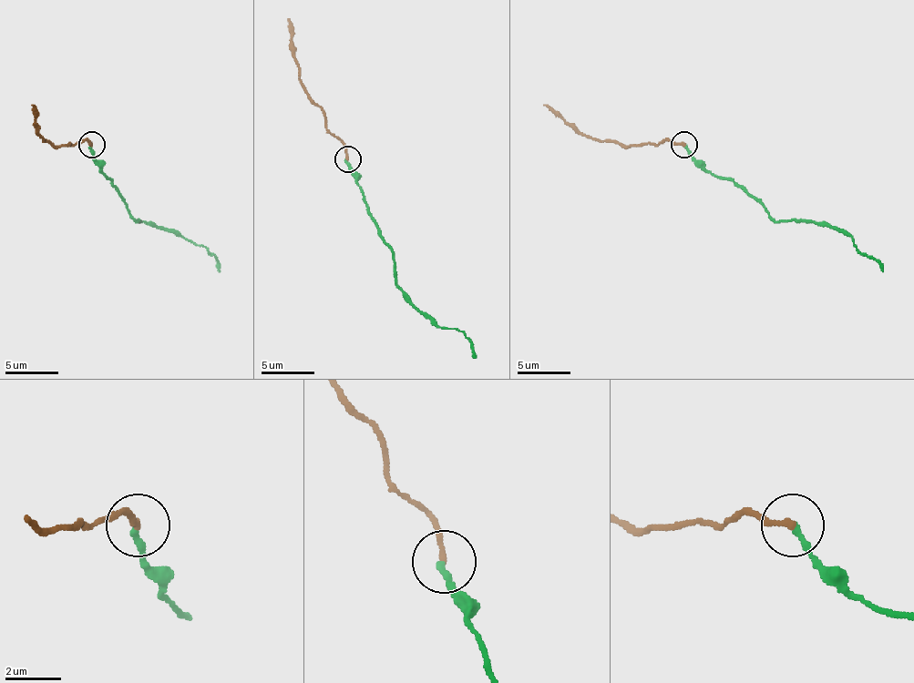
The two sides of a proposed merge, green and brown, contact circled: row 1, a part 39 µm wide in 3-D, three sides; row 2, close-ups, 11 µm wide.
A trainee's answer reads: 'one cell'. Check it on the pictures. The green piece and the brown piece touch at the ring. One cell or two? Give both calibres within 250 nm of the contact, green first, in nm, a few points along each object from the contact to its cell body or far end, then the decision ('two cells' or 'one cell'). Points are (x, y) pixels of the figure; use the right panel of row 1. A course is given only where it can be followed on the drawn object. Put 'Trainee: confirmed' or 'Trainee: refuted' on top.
Trainee: confirmed
240 nm thick on the green side, 220 nm on the other; green runs (683, 145), (713, 174), (744, 188), (776, 222), (826, 222), (842, 229), (856, 246), (871, 256), (882, 272); brown runs (683, 145), (672, 145), (667, 139), (652, 145), (622, 145), (593, 139), (580, 135), (543, 106); one cell

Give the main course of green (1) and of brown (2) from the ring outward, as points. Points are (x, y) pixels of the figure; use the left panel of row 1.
1: (90, 145), (104, 174), (138, 222), (154, 222), (175, 229), (186, 240), (204, 246), (215, 256), (220, 272)
2: (90, 145), (86, 139), (69, 145), (54, 145), (43, 139), (37, 135), (33, 106)

